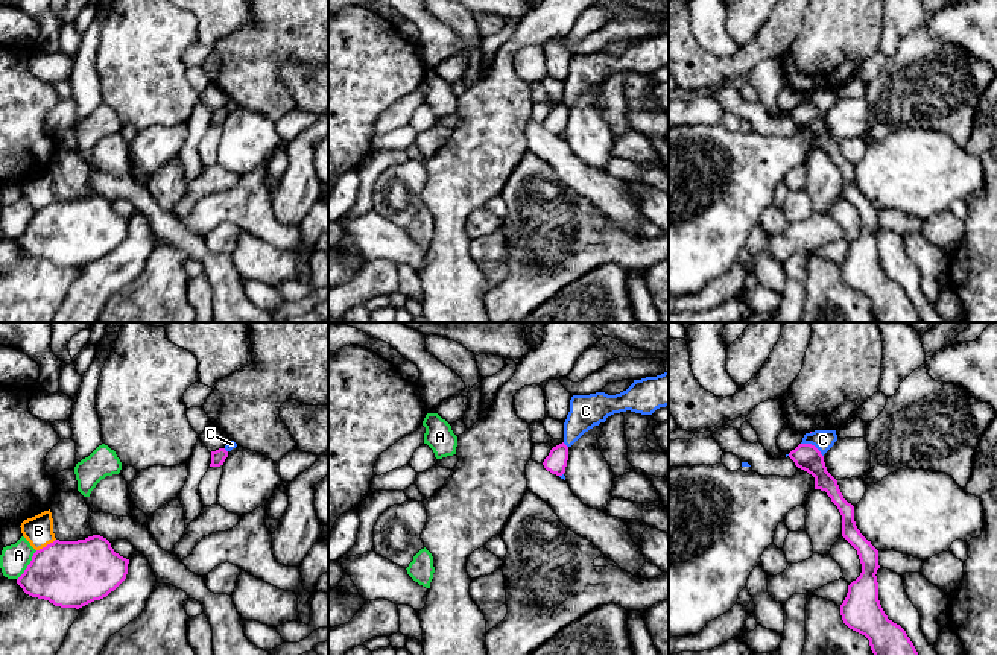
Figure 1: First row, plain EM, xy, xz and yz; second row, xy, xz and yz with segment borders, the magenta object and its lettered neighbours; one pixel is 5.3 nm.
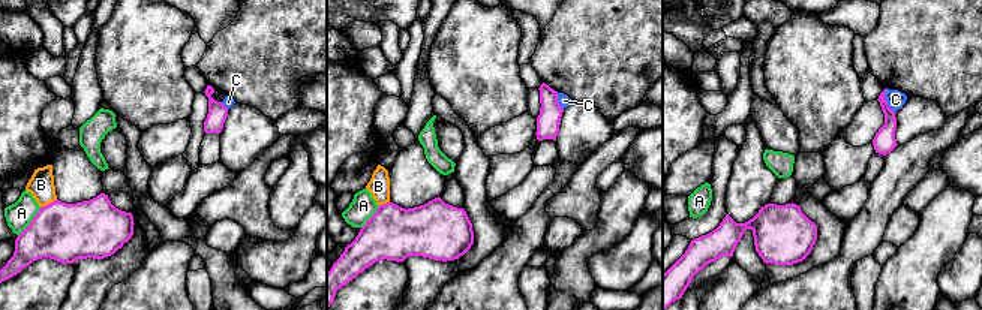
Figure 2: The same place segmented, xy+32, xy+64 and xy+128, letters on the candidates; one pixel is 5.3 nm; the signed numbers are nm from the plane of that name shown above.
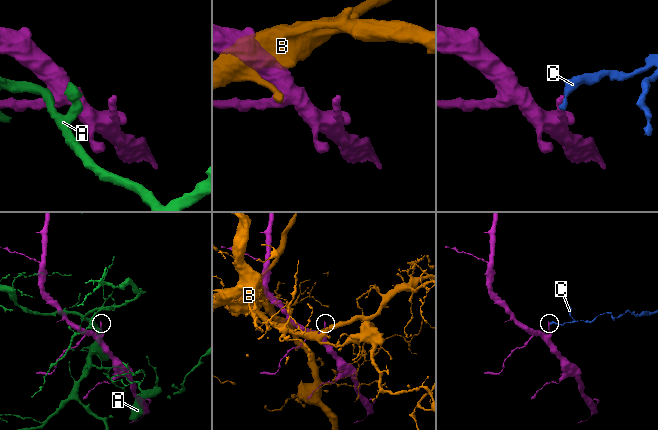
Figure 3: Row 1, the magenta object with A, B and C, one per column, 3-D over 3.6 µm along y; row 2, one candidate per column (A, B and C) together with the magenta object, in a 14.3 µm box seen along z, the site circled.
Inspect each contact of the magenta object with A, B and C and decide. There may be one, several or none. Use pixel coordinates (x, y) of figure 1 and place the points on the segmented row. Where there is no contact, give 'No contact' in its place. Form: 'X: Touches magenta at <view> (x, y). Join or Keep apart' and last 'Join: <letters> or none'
A: Touches magenta at xy (28, 566). Keep apart
B: Touches magenta at xy (47, 544). Keep apart
C: Touches magenta at yz (813, 446). Keep apart
Join: none

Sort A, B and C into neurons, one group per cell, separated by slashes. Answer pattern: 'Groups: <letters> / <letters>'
Groups: A / B / C

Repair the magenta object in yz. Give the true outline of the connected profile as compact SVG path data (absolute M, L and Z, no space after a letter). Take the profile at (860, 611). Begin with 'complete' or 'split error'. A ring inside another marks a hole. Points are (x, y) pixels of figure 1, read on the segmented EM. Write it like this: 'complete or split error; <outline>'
complete; M799 444L789 453L795 465L815 477L815 489L825 491L842 515L842 536L857 550L862 573L848 585L840 605L843 623L865 635L874 655L918 655L906 631L888 619L878 600L878 550L856 526L854 506L848 503L837 480L827 471L824 456L812 444Z

